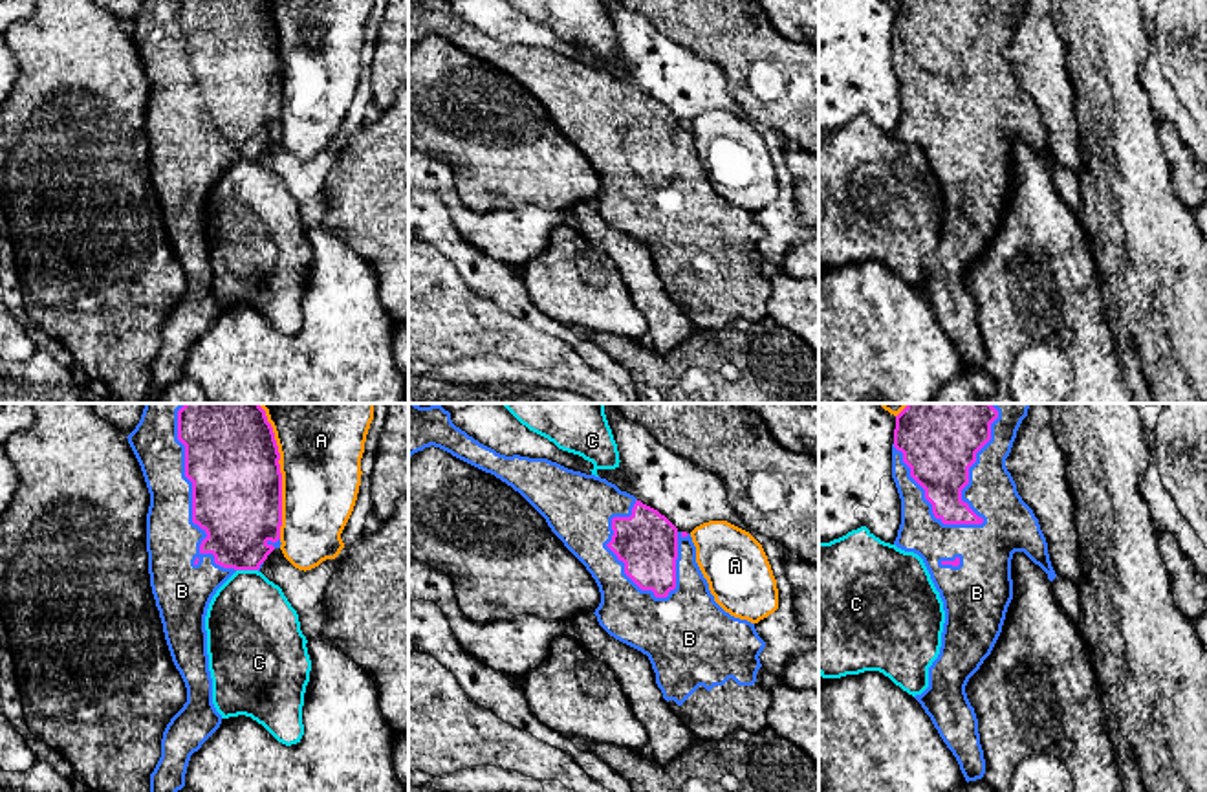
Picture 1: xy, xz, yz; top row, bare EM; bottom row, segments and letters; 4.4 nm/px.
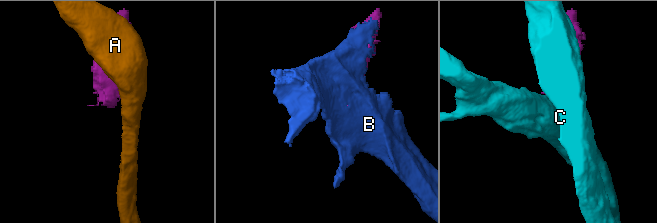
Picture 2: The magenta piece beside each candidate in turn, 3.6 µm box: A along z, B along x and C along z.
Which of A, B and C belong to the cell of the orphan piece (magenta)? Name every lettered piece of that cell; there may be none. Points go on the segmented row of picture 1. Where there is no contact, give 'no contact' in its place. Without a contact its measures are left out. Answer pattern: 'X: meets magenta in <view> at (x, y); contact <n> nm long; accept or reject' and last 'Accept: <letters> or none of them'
A: meets magenta in xy at (279, 472); contact 600 nm long; reject
B: meets magenta in yz at (967, 483); contact 550 nm long; accept
C: meets magenta in xy at (248, 569); contact 100 nm long; reject
Accept: B

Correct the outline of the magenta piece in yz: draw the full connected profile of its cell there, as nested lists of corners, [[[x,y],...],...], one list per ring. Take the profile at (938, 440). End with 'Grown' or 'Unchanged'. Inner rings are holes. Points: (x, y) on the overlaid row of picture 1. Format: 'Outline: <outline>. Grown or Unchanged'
Outline: [[[907,403],[896,416],[892,478],[901,499],[901,524],[894,544],[923,559],[945,610],[929,688],[914,698],[956,757],[967,783],[984,777],[985,759],[965,686],[1002,632],[1013,600],[1013,554],[1024,552],[1049,581],[1057,578],[1038,519],[1006,468],[1028,409],[1029,403]]]. Grown

